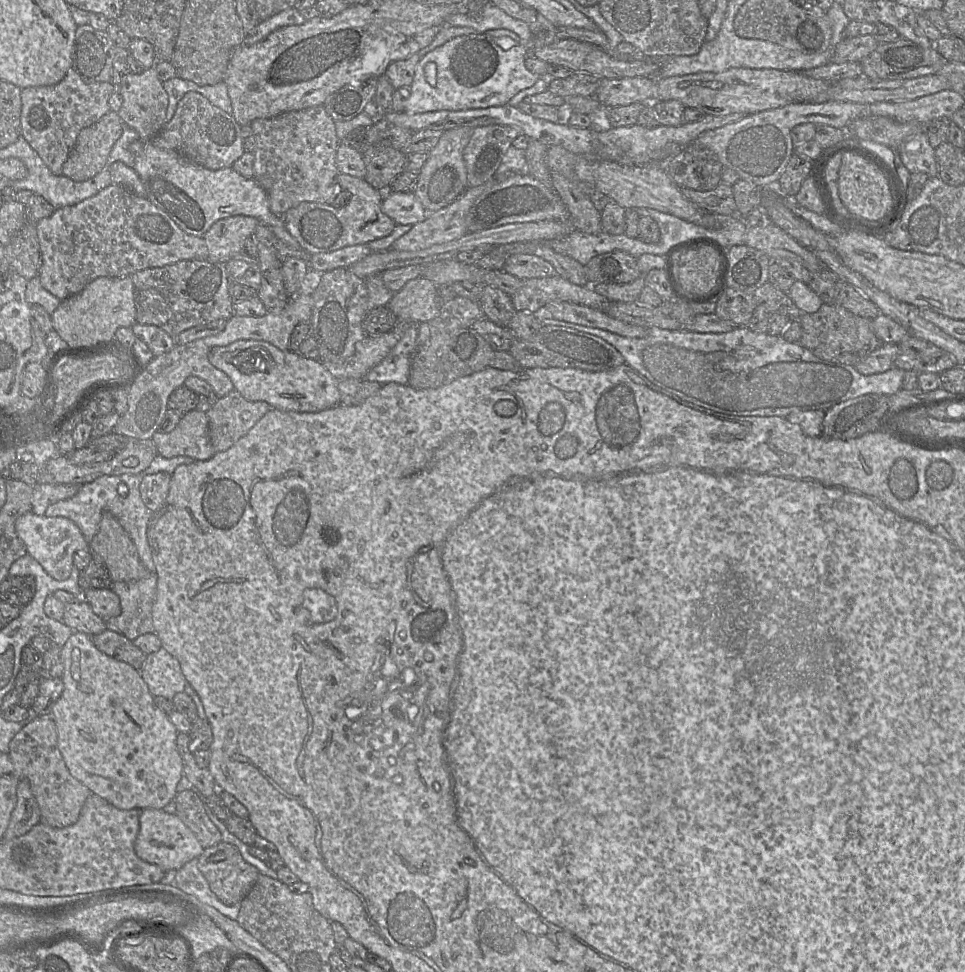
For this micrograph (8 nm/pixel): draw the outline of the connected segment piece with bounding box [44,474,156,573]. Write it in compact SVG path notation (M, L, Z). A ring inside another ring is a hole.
M140 474L100 476L92 482L82 484L73 497L50 505L44 515L70 519L79 527L85 540L90 544L90 541L98 532L98 526L103 513L111 513L132 539L142 564L150 573L154 573L156 568L147 539L147 528L153 512L145 506L141 499L140 483L142 478ZM120 483L125 483L128 487L126 496L121 496L118 493Z

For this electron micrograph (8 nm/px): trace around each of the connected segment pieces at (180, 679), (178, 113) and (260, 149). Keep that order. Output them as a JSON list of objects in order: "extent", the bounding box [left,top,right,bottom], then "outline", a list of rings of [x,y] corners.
[{"extent":[140,647,187,700],"outline":[[[163,647],[159,651],[147,655],[140,674],[154,697],[163,696],[171,700],[175,694],[183,692],[187,684],[179,661]]]},{"extent":[151,92,245,170],"outline":[[[187,92],[178,102],[174,116],[160,133],[151,139],[160,148],[174,150],[210,170],[228,168],[245,152],[241,126],[233,115],[212,105],[198,92]]]},{"extent":[249,106,340,217],"outline":[[[323,106],[286,112],[267,119],[255,119],[249,126],[256,141],[254,179],[267,193],[273,214],[283,217],[290,208],[301,202],[331,203],[331,195],[337,188],[335,178],[339,171],[336,166],[336,153],[340,140],[336,134],[335,121]]]}]

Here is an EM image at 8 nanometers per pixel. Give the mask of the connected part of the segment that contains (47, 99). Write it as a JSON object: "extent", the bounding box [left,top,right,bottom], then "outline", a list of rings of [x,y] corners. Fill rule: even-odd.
{"extent":[21,67,116,175],"outline":[[[73,67],[55,85],[24,88],[21,90],[21,135],[53,174],[62,175],[63,164],[80,131],[111,111],[109,98],[116,90],[111,81],[86,83]]]}

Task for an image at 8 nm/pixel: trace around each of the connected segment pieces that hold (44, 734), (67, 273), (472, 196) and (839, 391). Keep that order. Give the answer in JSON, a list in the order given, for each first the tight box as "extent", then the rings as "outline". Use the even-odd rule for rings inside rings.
[{"extent":[9,716,92,828],"outline":[[[32,716],[9,744],[9,758],[14,775],[29,780],[31,791],[40,809],[40,823],[65,828],[76,823],[81,809],[92,793],[69,772],[58,748],[58,733],[51,716]]]},{"extent":[36,184,208,301],"outline":[[[116,184],[75,205],[55,209],[51,216],[37,221],[36,229],[42,254],[40,283],[61,301],[80,293],[98,277],[128,277],[146,268],[163,267],[181,260],[208,259],[203,237],[187,234],[147,197],[132,194]]]},{"extent":[391,181,493,251],"outline":[[[493,181],[466,190],[450,205],[429,213],[422,221],[397,239],[391,249],[417,251],[457,240],[467,234],[465,218],[475,200]]]},{"extent":[546,318,905,418],"outline":[[[546,318],[546,323],[573,328],[600,337],[621,353],[626,364],[661,390],[708,410],[737,416],[786,418],[792,412],[827,411],[835,404],[865,394],[876,393],[890,396],[901,390],[905,372],[903,369],[892,367],[882,373],[863,375],[854,366],[835,364],[816,357],[800,343],[787,342],[782,336],[771,336],[768,332],[755,333],[747,326],[737,327],[724,333],[671,331],[653,327],[646,328],[646,335],[642,338],[627,338],[603,329],[554,318]]]}]

